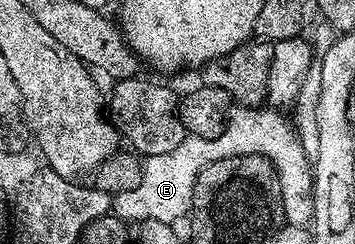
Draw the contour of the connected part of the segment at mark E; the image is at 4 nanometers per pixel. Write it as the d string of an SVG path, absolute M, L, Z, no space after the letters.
M242 106L234 107L228 113L225 130L217 138L207 140L198 138L196 135L186 136L177 150L169 150L164 156L148 156L142 161L143 173L141 174L141 184L135 190L129 190L131 193L131 204L139 204L135 208L135 222L145 220L160 220L169 225L174 225L175 220L179 220L188 215L193 202L193 190L197 182L197 176L207 165L220 161L221 158L244 156L245 154L257 154L259 157L269 158L273 163L274 169L278 174L278 186L280 196L280 209L284 221L288 224L299 227L308 227L314 219L315 201L313 195L314 173L309 169L309 159L306 157L304 148L299 140L296 131L293 131L292 125L283 116L282 111L267 108L245 108Z

